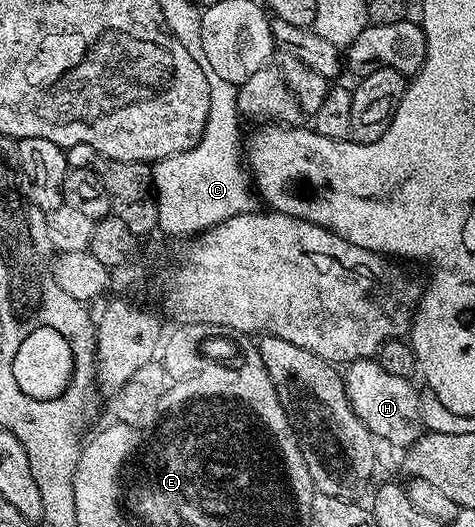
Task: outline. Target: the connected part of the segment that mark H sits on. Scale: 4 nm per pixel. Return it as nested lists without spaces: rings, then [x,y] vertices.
[[[376,359],[349,361],[342,376],[350,407],[358,415],[358,419],[366,423],[373,438],[385,437],[392,445],[407,447],[414,444],[421,433],[425,432],[420,410],[422,397],[421,394],[416,394],[413,382],[409,378],[390,375],[390,371],[385,371]]]

